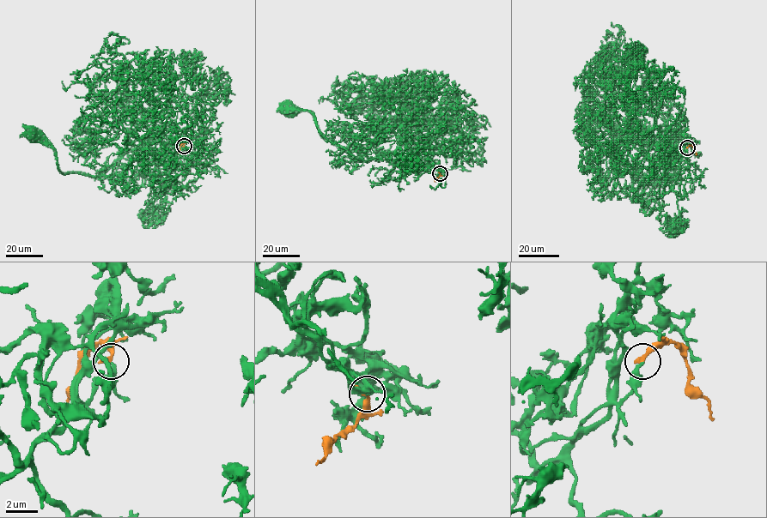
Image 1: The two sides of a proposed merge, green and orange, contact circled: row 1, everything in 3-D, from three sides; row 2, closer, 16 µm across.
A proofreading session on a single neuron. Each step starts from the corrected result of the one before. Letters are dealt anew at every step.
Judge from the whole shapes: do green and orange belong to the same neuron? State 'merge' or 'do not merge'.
do not merge

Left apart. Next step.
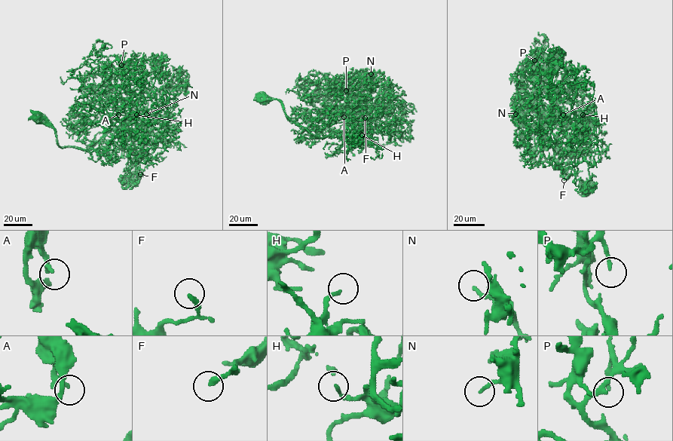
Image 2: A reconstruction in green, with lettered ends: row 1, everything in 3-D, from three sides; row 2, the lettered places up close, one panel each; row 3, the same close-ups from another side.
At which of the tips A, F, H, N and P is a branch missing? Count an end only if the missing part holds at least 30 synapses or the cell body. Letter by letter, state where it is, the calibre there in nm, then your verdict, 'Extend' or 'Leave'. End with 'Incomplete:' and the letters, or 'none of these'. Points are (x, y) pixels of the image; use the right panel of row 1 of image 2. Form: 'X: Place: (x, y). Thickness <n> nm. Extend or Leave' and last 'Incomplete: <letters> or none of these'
A: Place: (563, 114). Thickness 190 nm. Leave
F: Place: (564, 180). Thickness 280 nm. Leave
H: Place: (582, 114). Thickness 140 nm. Leave
N: Place: (515, 114). Thickness 190 nm. Leave
P: Place: (534, 60). Thickness 150 nm. Leave
Incomplete: none of these

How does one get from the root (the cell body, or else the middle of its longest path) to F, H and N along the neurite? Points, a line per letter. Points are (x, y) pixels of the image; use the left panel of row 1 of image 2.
F: (40, 117), (60, 146), (83, 149), (126, 116), (140, 120), (145, 128), (127, 139), (134, 142), (140, 174)
H: (40, 117), (38, 120), (53, 130), (60, 146), (86, 149), (130, 117), (146, 111), (148, 119), (136, 114)
N: (40, 117), (53, 130), (60, 146), (86, 149), (127, 115), (147, 129), (145, 123), (151, 122), (146, 114)

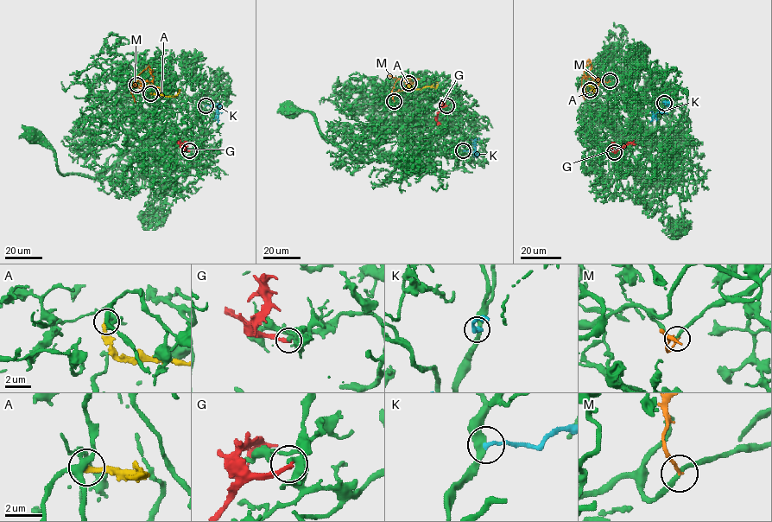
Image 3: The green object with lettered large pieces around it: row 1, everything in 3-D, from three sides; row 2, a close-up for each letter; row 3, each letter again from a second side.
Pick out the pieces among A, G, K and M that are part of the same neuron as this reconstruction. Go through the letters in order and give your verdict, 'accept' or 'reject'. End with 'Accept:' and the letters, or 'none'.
A: reject
G: reject
K: accept
M: reject
Accept: K

